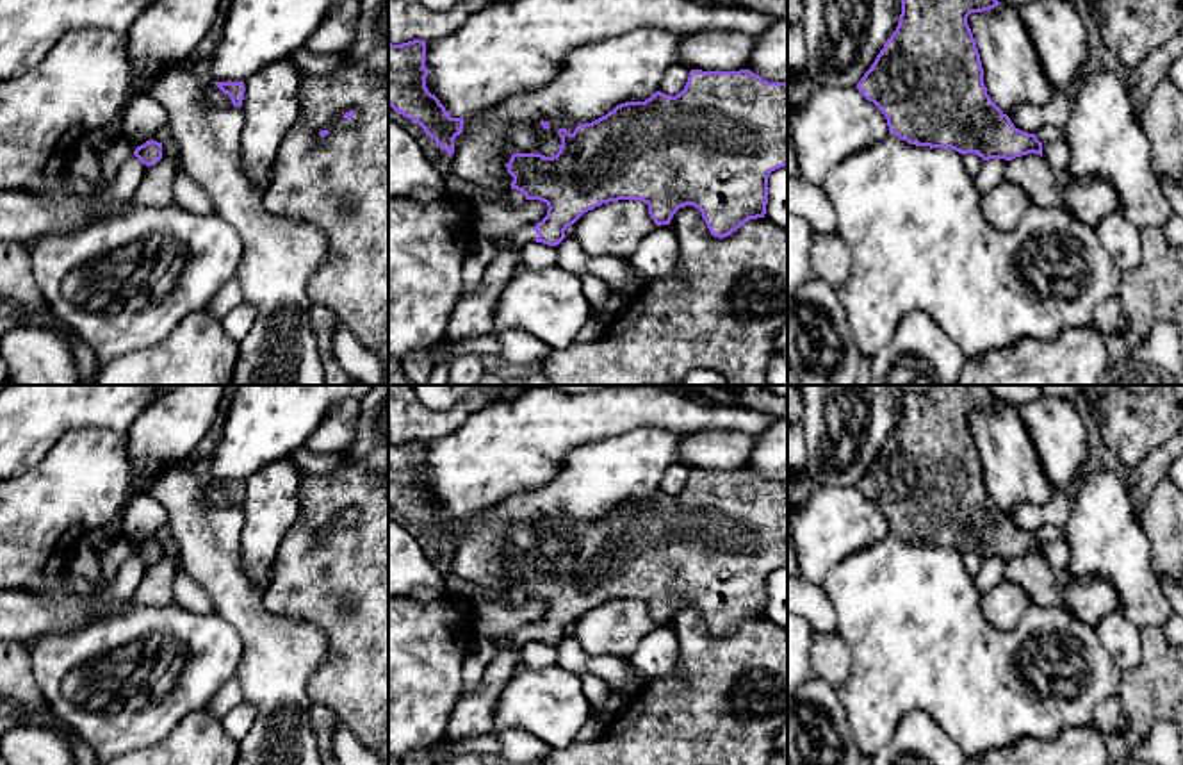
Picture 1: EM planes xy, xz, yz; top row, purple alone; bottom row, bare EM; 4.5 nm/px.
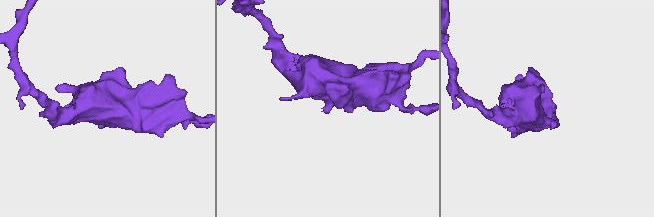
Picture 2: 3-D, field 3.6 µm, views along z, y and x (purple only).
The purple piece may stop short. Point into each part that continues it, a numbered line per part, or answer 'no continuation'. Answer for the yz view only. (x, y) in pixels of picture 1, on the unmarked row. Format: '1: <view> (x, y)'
no continuation

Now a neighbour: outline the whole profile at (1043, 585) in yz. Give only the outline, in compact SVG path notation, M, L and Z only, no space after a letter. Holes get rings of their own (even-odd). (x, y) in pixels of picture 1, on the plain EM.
M1037 553L1016 556L1007 562L1003 580L1024 588L1032 605L1067 608L1065 580L1060 578Z

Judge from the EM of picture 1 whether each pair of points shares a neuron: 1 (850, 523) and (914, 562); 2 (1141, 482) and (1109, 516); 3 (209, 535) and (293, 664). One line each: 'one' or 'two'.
1: two
2: two
3: one

